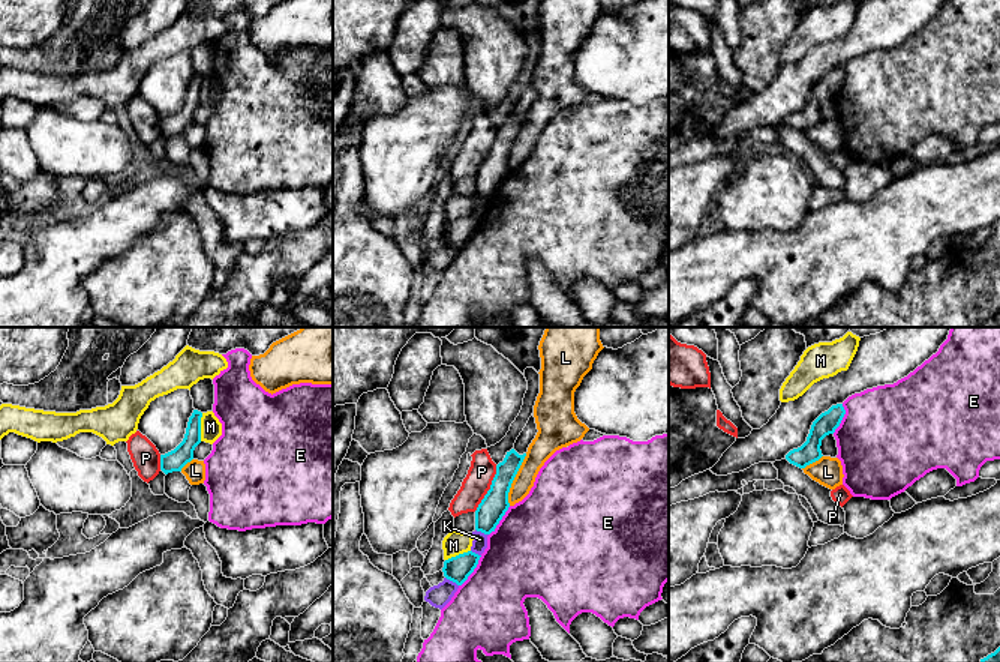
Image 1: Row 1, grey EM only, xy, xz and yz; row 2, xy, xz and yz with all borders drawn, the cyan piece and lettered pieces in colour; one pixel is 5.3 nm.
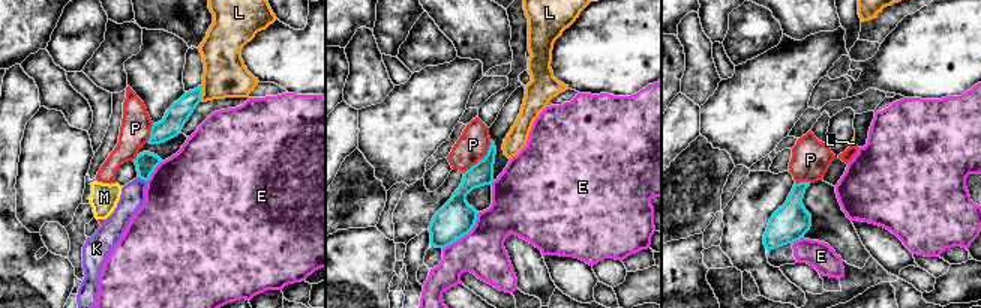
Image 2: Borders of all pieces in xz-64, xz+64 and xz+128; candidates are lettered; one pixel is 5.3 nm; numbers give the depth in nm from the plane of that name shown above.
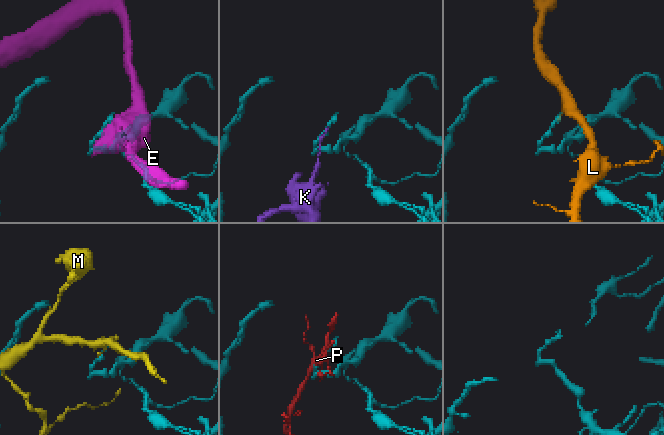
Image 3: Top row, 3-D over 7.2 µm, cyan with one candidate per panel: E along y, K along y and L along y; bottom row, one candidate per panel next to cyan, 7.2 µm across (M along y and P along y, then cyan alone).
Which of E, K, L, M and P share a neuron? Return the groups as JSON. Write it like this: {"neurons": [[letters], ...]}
{"neurons": [["E"], ["K"], ["L"], ["M"], ["P"]]}

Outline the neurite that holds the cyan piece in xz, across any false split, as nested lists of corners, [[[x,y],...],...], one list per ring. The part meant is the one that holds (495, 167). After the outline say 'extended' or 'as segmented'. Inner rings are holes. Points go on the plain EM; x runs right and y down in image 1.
[[[511,113],[507,116],[504,125],[496,129],[496,138],[492,144],[490,153],[475,174],[477,195],[490,198],[508,174],[508,156],[525,120],[526,117],[519,119]]]; as segmented

